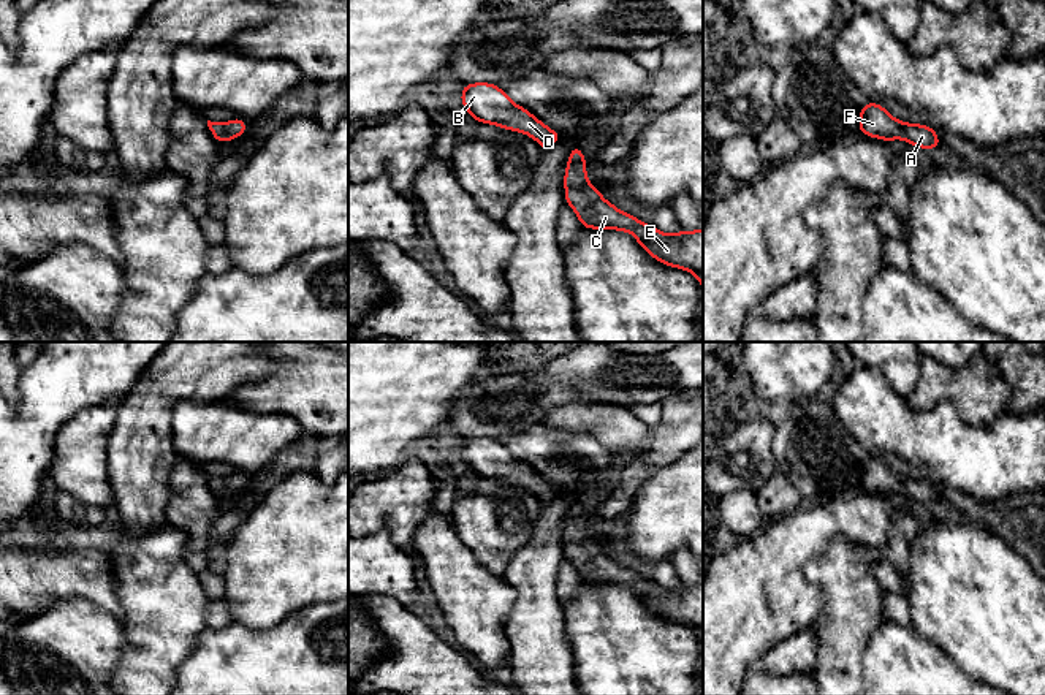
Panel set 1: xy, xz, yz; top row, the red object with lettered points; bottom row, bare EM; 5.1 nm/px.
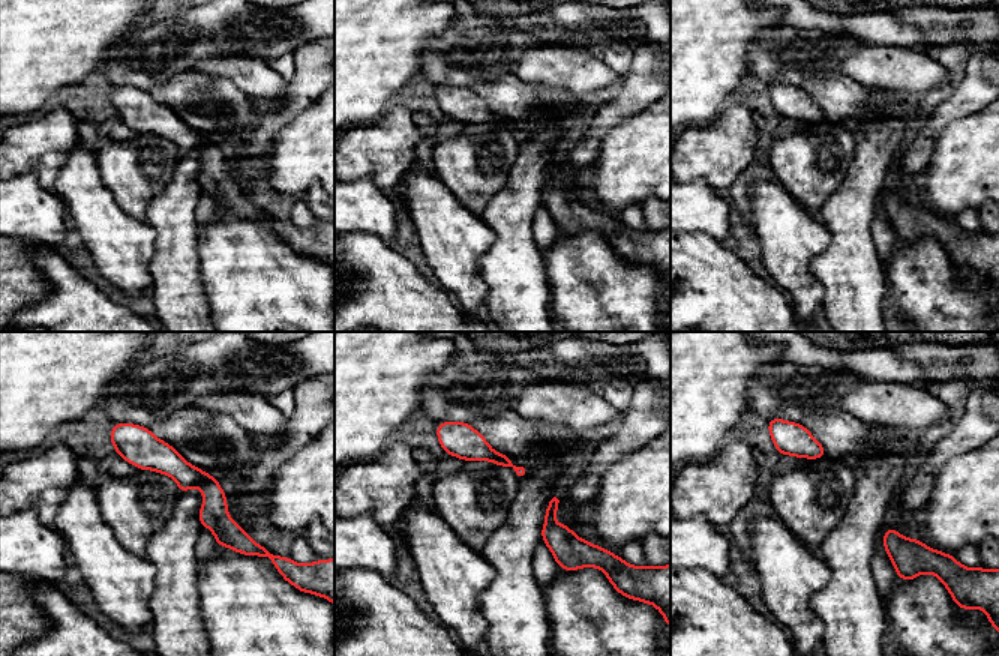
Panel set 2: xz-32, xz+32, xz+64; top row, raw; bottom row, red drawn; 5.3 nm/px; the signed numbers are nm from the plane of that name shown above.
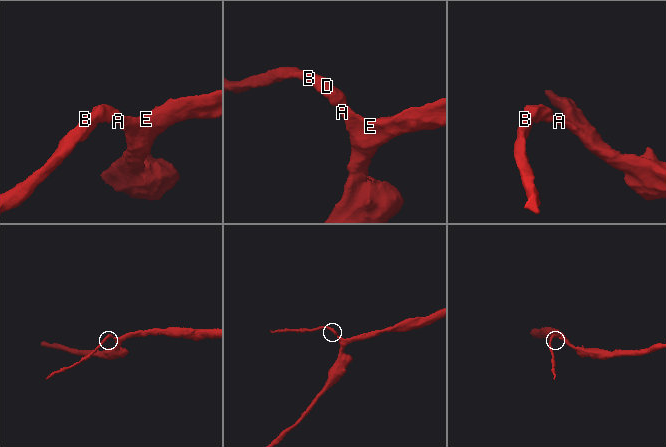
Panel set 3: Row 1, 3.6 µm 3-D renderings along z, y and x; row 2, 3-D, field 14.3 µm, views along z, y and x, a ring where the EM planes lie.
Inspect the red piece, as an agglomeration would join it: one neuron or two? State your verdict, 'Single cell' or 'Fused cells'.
Single cell

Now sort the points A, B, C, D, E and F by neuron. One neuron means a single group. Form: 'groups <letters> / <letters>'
groups A B C D E F

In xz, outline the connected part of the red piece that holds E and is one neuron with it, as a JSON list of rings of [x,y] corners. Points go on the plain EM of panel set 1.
[[[573,502],[564,529],[565,557],[575,565],[581,581],[633,589],[654,614],[692,627],[703,644],[703,584],[665,589],[635,570],[619,565],[589,538],[586,516],[581,502]]]

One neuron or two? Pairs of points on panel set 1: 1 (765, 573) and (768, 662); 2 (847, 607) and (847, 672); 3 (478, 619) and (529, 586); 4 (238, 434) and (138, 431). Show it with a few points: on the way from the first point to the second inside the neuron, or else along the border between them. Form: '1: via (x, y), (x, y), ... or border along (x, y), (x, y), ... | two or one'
1: border along (800, 630), (779, 640), (756, 665) | two
2: via (847, 622), (847, 656) | one
3: border along (502, 577), (515, 592), (515, 603), (504, 629) | two
4: border along (190, 399), (173, 407), (171, 444), (179, 455) | two

